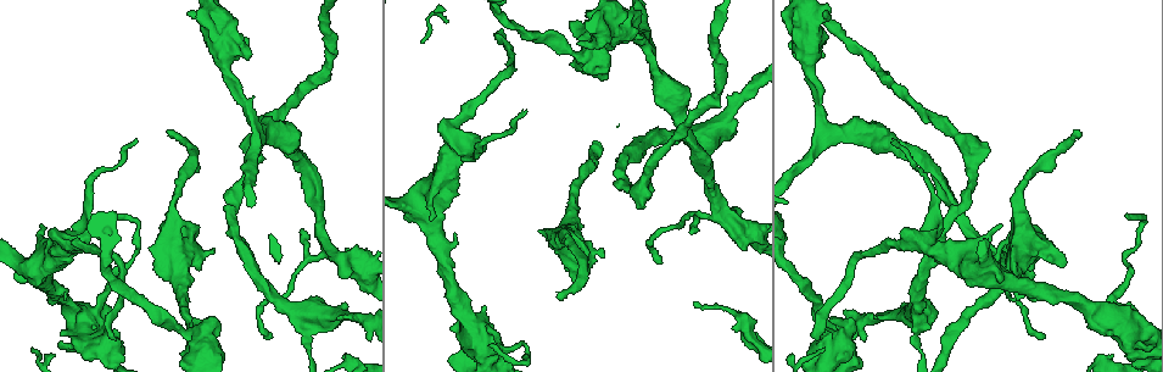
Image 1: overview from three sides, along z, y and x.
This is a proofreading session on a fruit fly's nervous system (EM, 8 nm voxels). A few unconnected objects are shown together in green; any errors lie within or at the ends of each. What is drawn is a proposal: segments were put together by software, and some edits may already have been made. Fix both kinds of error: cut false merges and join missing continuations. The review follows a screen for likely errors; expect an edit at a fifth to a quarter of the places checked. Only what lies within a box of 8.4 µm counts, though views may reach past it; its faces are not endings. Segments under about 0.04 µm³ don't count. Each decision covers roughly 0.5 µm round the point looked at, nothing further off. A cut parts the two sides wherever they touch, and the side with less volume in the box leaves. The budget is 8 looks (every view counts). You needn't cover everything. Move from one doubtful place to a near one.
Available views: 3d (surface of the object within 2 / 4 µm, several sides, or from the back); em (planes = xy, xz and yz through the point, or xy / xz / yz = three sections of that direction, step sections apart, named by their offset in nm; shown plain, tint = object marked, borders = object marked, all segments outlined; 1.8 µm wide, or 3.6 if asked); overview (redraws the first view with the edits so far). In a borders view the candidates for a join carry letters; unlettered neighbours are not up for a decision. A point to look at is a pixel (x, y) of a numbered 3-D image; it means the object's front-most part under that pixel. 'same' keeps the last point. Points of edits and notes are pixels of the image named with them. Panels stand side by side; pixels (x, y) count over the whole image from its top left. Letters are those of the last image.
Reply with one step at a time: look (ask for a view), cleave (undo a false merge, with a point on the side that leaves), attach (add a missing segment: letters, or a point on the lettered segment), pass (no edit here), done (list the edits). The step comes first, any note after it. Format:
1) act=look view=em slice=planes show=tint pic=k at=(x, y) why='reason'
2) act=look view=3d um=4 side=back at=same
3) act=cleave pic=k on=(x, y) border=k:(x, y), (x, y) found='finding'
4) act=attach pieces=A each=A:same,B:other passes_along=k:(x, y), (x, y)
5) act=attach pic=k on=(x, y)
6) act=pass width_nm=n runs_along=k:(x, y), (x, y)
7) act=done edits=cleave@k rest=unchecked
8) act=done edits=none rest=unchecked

act=look view=3d um=4 side=back pic=1 at=(200, 342) why='sharp bend'

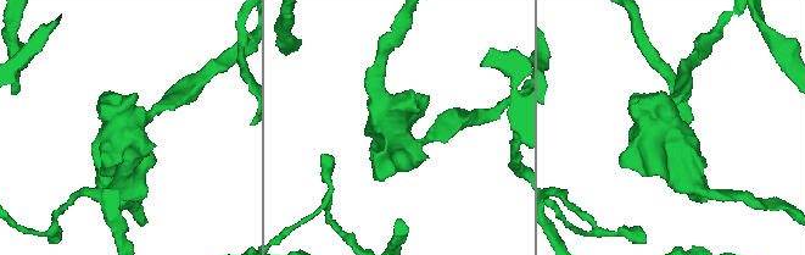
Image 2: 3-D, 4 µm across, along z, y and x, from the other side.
act=look view=em um=3.6 slice=planes show=borders pic=2 at=(665, 125) why='shape alone is not enough'

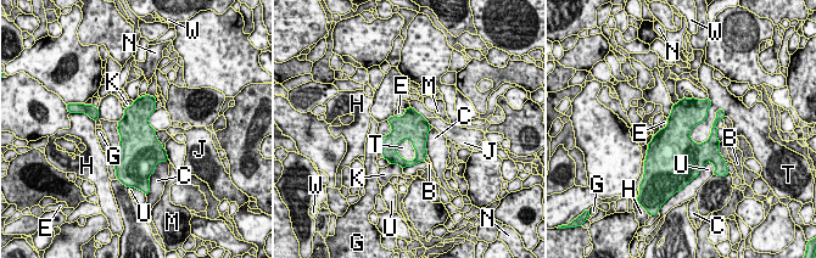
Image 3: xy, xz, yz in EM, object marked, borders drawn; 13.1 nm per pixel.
act=pass longest_contact=T:600nm each=B:other,C:other,E:other,G:other,H:other,J:other,K:other,M:other,N:other,T:other,U:other,W:other border=3:(710, 100), (696, 144) found='continuous, no second cell'

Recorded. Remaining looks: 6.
act=look view=3d um=2 pic=1 at=(817, 336) why='free end'

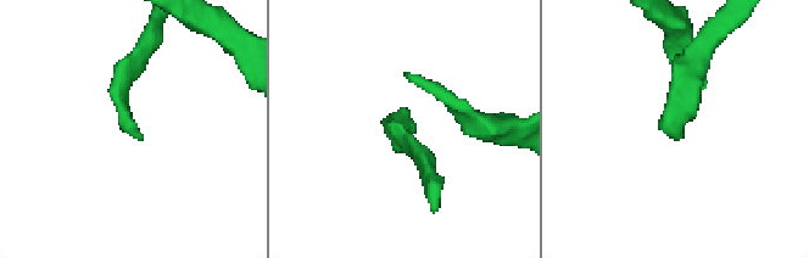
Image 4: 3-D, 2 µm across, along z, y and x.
act=look view=em slice=planes show=tint pic=4 at=(413, 128)

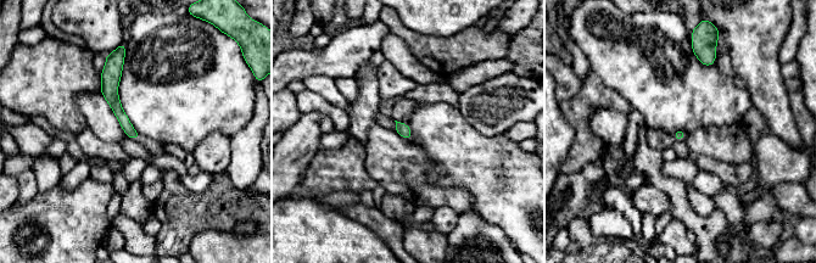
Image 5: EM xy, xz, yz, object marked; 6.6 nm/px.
act=look view=em slice=planes show=borders at=same why='what lies round it'

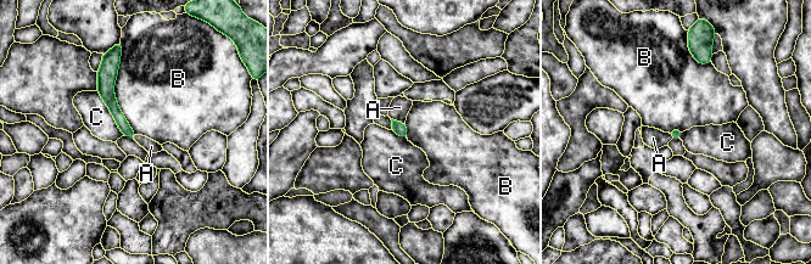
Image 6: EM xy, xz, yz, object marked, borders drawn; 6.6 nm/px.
act=attach pieces=A each=A:same,B:other,C:other passes_along=6:(397, 127), (398, 122), (400, 107) found='the cell continues'

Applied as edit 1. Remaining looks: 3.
act=look view=overview

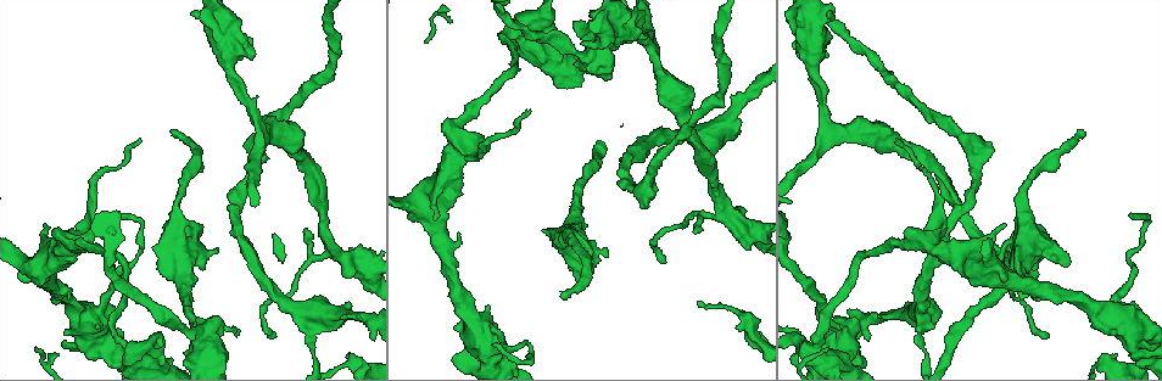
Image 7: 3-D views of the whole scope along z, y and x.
act=look view=em slice=xy step=8 show=borders pic=7 at=(335, 252) why='calibre changes'

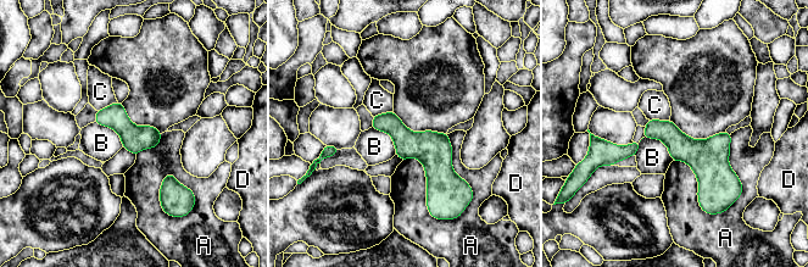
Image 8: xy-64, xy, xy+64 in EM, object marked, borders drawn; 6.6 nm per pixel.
act=pass each=A:other,B:other,C:other,D:other border=8:(639, 142), (658, 138), (673, 160) found='one cell here'

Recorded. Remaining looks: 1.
act=done edits=attach@6 rest=unchecked

